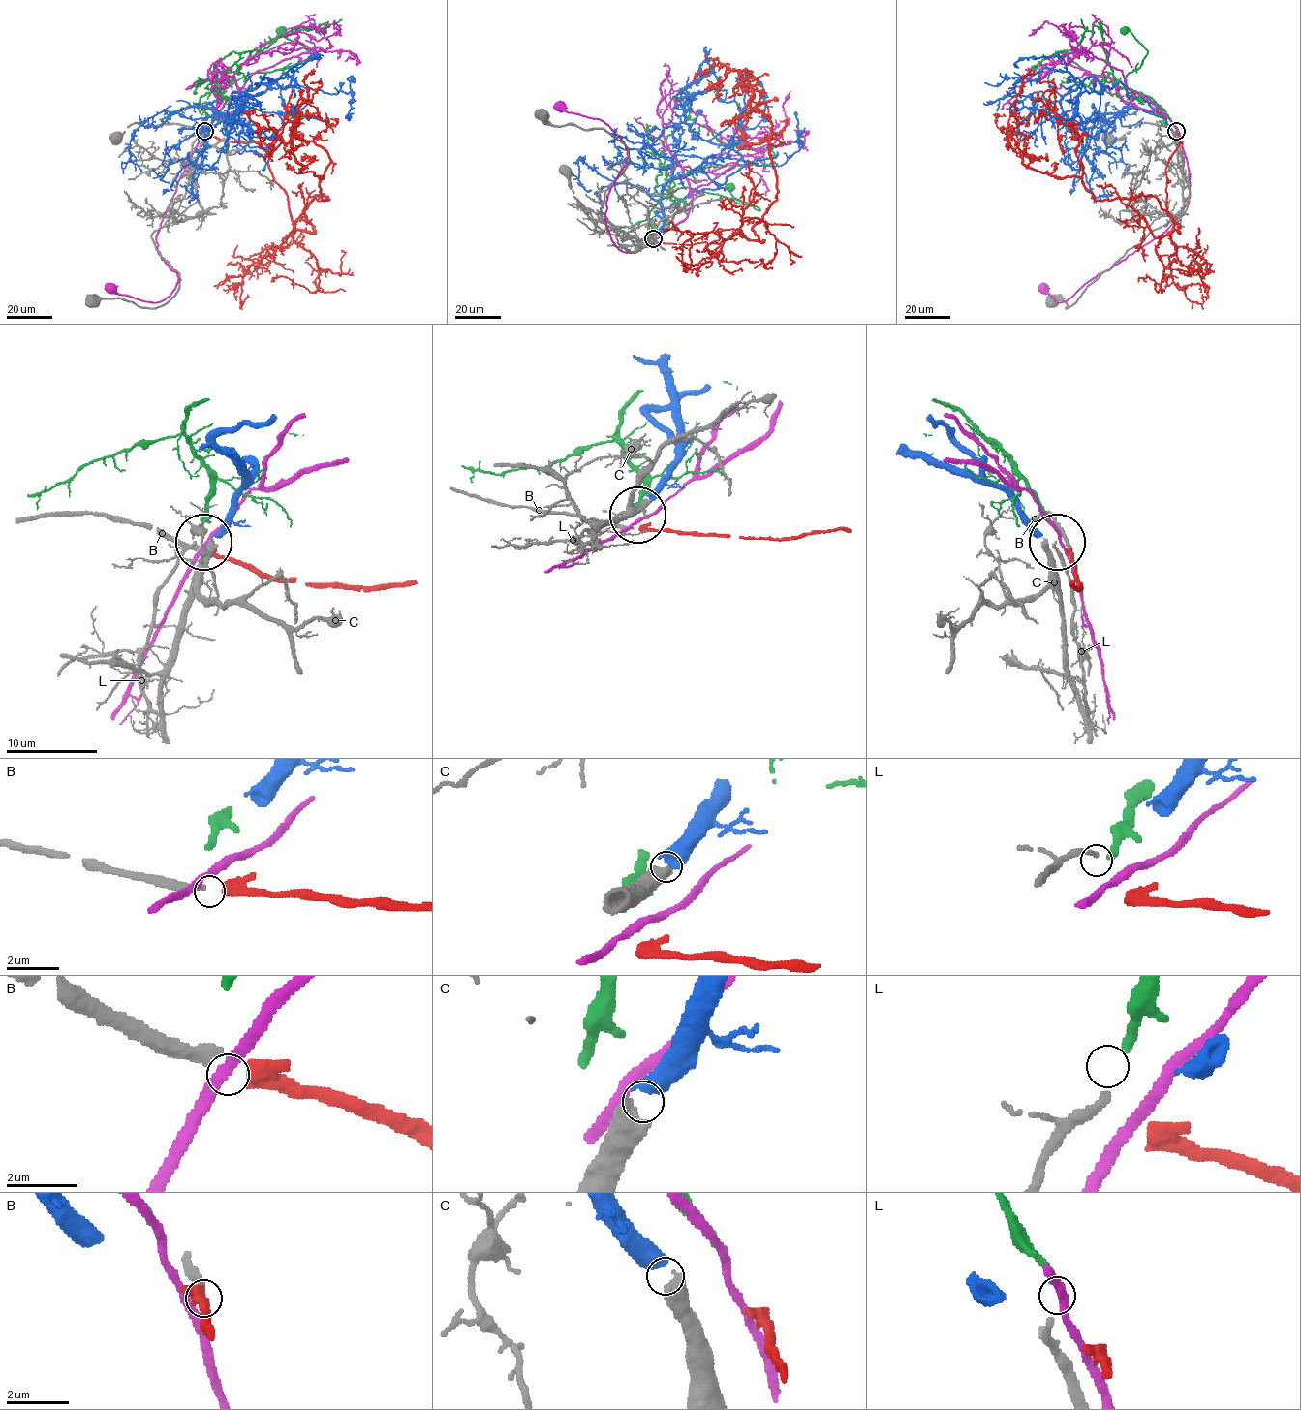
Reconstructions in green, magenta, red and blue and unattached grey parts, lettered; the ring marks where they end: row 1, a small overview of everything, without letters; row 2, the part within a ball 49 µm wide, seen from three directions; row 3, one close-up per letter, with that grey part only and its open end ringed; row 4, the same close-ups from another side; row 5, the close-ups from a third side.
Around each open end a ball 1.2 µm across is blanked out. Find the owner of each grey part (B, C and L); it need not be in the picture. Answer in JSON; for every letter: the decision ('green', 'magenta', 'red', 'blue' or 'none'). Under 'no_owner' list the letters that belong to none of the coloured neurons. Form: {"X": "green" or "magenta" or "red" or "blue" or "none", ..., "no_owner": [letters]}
{"B": "red", "C": "blue", "L": "green", "no_owner": []}

